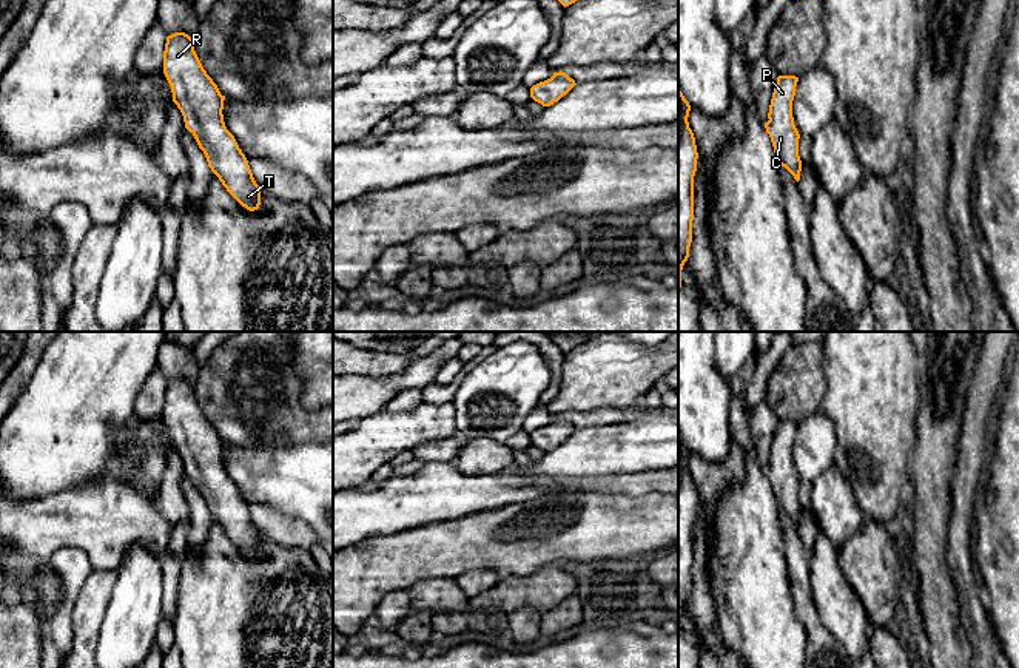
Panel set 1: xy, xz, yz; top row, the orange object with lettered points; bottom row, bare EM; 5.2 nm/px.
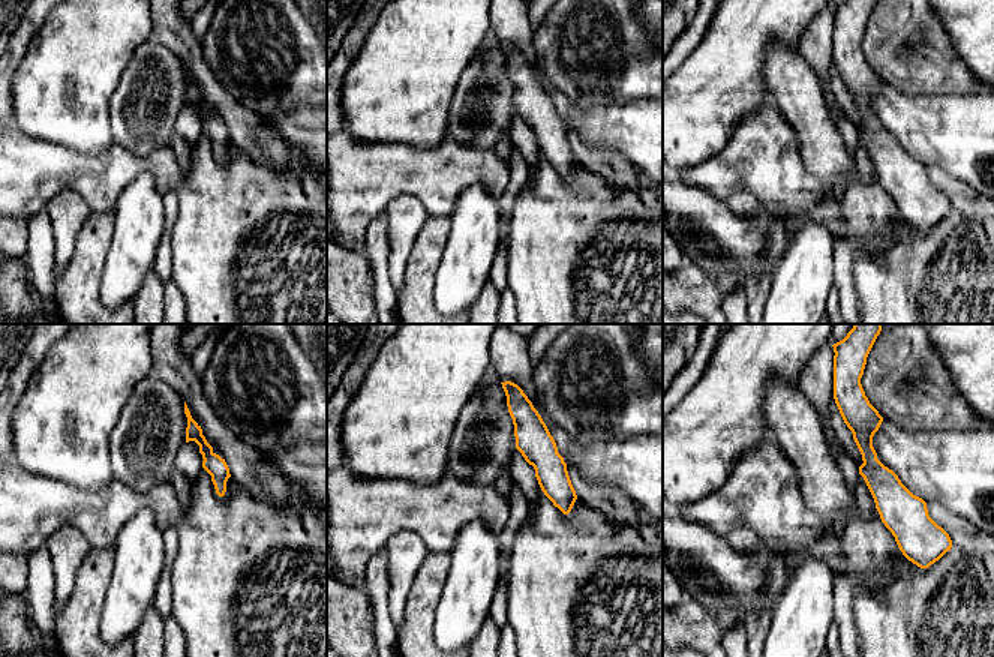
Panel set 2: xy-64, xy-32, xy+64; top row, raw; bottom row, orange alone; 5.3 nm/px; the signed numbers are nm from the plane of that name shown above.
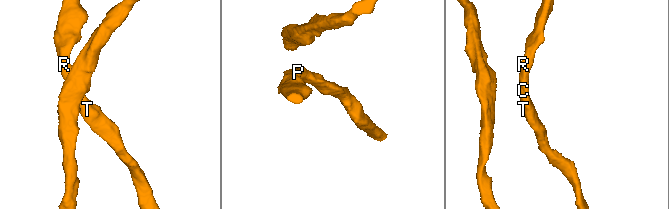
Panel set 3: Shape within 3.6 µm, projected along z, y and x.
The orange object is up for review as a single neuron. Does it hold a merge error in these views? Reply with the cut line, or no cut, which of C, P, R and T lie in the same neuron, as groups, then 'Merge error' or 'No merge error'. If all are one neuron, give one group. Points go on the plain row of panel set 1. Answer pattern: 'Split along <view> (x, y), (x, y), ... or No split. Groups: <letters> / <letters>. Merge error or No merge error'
No split. Groups: C P R T. No merge error

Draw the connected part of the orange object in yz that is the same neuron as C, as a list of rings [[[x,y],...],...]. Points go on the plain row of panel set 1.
[[[779,421],[772,438],[766,478],[771,483],[779,511],[785,512],[794,525],[800,526],[802,506],[799,501],[800,480],[794,471],[792,446],[799,423]]]

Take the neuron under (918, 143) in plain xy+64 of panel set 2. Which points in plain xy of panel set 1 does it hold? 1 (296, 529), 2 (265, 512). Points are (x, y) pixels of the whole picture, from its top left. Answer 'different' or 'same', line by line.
1: different
2: different

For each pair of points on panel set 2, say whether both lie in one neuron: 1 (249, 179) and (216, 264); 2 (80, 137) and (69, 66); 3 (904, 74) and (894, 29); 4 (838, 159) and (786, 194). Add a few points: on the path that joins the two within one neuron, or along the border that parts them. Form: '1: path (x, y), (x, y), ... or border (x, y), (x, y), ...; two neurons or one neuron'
1: path (242, 200), (242, 230), (234, 243); one neuron
2: path (80, 119), (80, 84); one neuron
3: path (904, 63), (900, 39); one neuron
4: border (796, 144), (804, 165), (831, 192); two neurons

